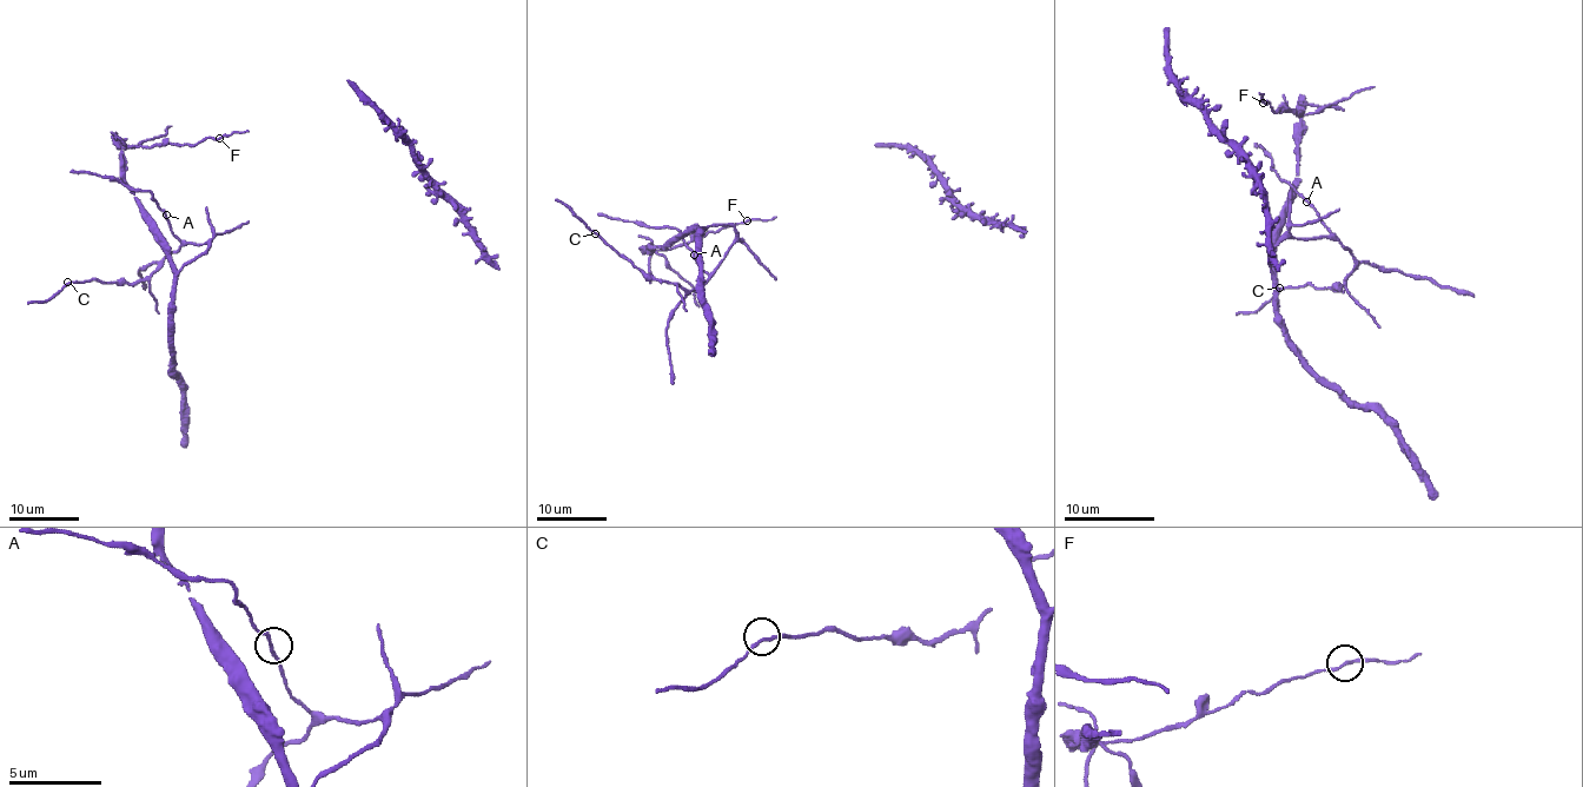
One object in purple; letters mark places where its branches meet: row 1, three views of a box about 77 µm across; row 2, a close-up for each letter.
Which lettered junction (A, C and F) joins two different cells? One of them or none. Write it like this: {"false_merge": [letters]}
{"false_merge": ["F"]}

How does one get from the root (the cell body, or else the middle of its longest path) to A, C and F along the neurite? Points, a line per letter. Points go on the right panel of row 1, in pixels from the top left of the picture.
A: (1293, 111), (1303, 113), (1296, 190), (1276, 242), (1273, 271), (1269, 251), (1286, 237), (1332, 233), (1306, 202)
C: (1293, 111), (1296, 190), (1271, 269), (1286, 237), (1333, 237), (1355, 269), (1338, 290), (1279, 288)
F: (1293, 111), (1273, 111), (1271, 104), (1264, 101)

